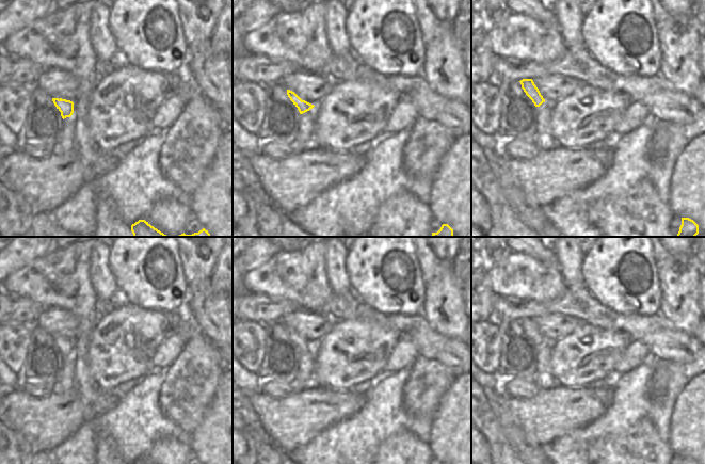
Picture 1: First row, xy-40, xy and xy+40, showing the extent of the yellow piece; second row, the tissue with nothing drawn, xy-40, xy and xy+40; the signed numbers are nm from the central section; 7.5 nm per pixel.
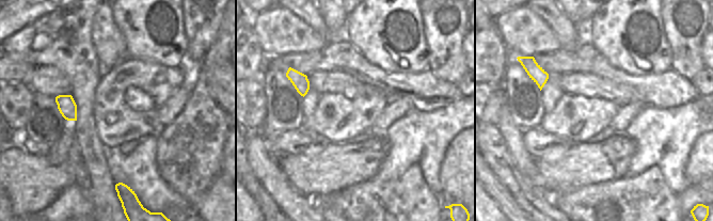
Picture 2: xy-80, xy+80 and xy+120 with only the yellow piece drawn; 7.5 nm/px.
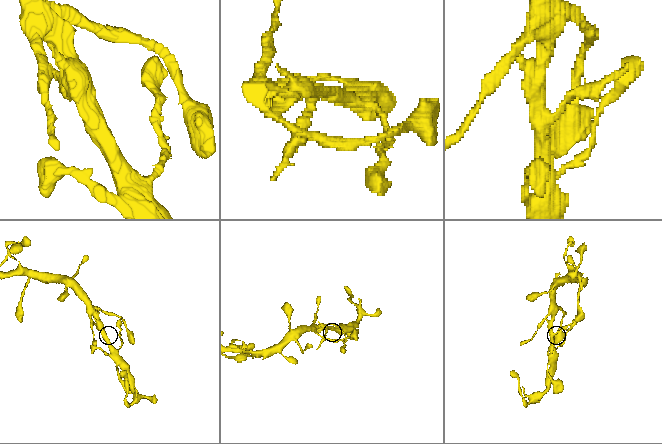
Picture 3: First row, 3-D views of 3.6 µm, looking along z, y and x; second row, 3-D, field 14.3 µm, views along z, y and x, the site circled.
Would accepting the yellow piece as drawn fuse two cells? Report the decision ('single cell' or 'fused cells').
fused cells

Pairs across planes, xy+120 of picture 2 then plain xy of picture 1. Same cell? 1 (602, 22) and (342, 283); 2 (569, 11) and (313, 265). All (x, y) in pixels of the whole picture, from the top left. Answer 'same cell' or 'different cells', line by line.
1: different cells
2: different cells

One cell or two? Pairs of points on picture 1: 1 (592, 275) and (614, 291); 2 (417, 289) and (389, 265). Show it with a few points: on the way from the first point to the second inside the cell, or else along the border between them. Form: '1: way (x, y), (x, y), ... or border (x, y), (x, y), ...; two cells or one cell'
1: way (597, 275), (609, 286); one cell
2: way (411, 286), (396, 271); one cell

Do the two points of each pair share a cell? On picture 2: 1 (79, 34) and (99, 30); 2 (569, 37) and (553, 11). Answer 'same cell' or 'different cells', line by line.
1: different cells
2: same cell

